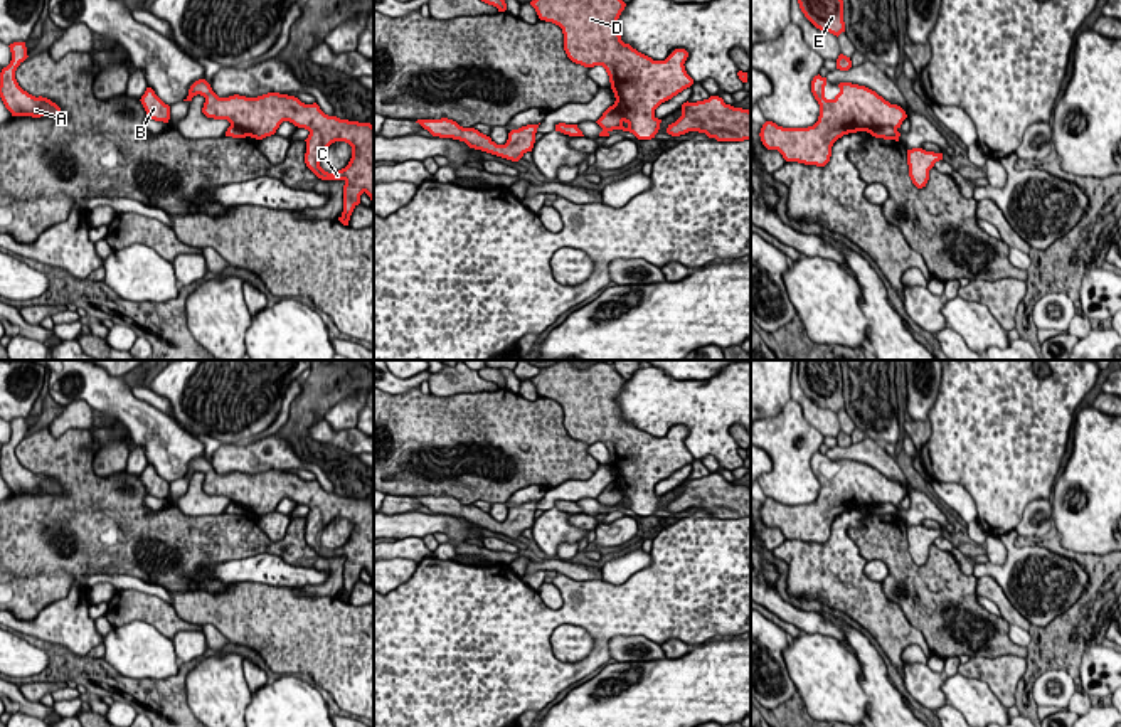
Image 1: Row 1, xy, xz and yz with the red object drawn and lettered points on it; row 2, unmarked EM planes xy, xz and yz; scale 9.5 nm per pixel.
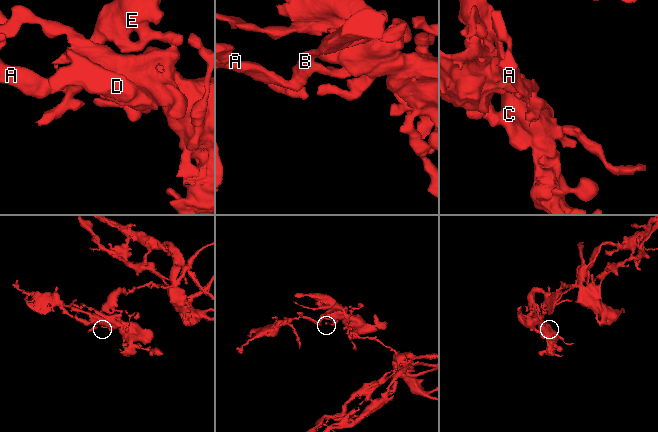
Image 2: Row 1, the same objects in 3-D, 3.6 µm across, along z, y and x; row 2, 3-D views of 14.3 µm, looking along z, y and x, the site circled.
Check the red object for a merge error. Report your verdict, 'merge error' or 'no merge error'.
no merge error

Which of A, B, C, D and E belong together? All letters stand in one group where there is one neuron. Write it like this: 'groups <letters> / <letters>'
groups A B C D E

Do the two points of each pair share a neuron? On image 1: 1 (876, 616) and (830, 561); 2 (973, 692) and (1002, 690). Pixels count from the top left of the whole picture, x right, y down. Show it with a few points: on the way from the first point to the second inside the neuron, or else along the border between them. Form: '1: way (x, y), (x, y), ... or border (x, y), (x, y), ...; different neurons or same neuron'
1: way (865, 603), (839, 574); same neuron
2: border (958, 672), (980, 679), (1007, 707); different neurons

